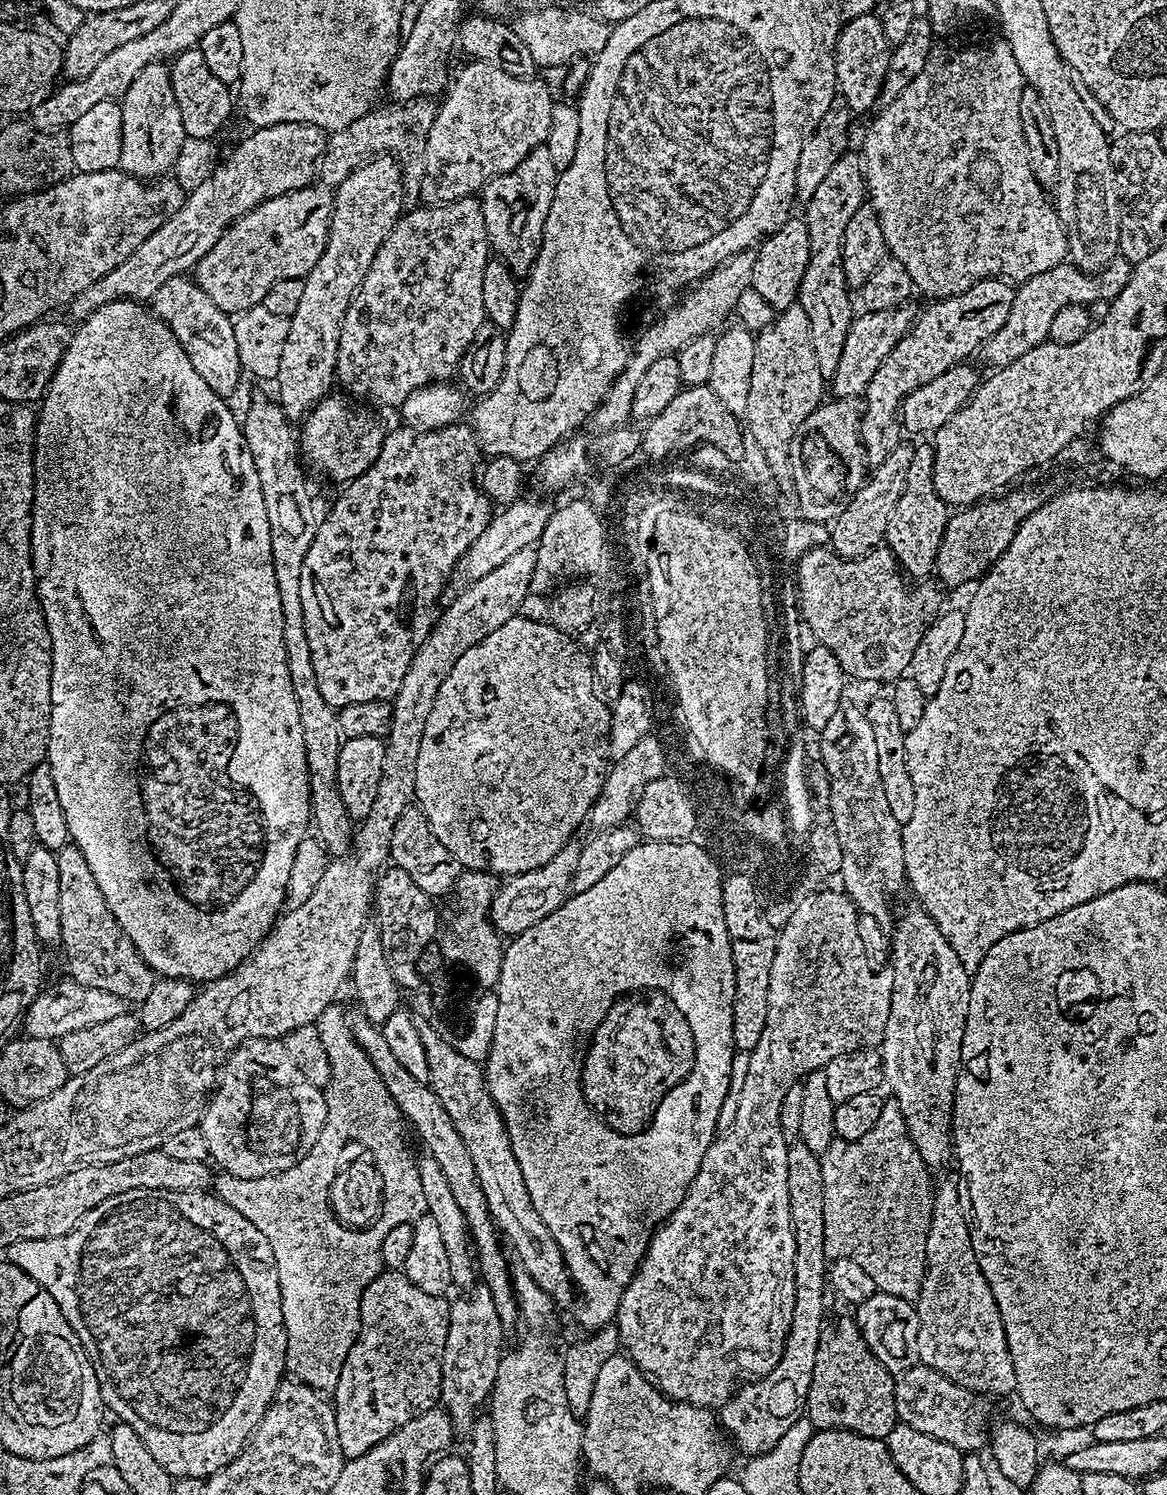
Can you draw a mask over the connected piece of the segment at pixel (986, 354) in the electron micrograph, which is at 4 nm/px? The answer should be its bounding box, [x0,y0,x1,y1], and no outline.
[978,262,1106,370]

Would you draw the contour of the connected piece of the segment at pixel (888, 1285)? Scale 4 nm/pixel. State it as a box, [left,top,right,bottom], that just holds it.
[819,1102,934,1301]

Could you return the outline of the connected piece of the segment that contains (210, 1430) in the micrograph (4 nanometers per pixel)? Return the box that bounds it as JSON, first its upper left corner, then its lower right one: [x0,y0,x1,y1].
[6,1190,288,1478]

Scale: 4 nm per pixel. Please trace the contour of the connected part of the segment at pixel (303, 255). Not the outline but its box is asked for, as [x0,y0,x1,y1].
[194,186,333,314]

